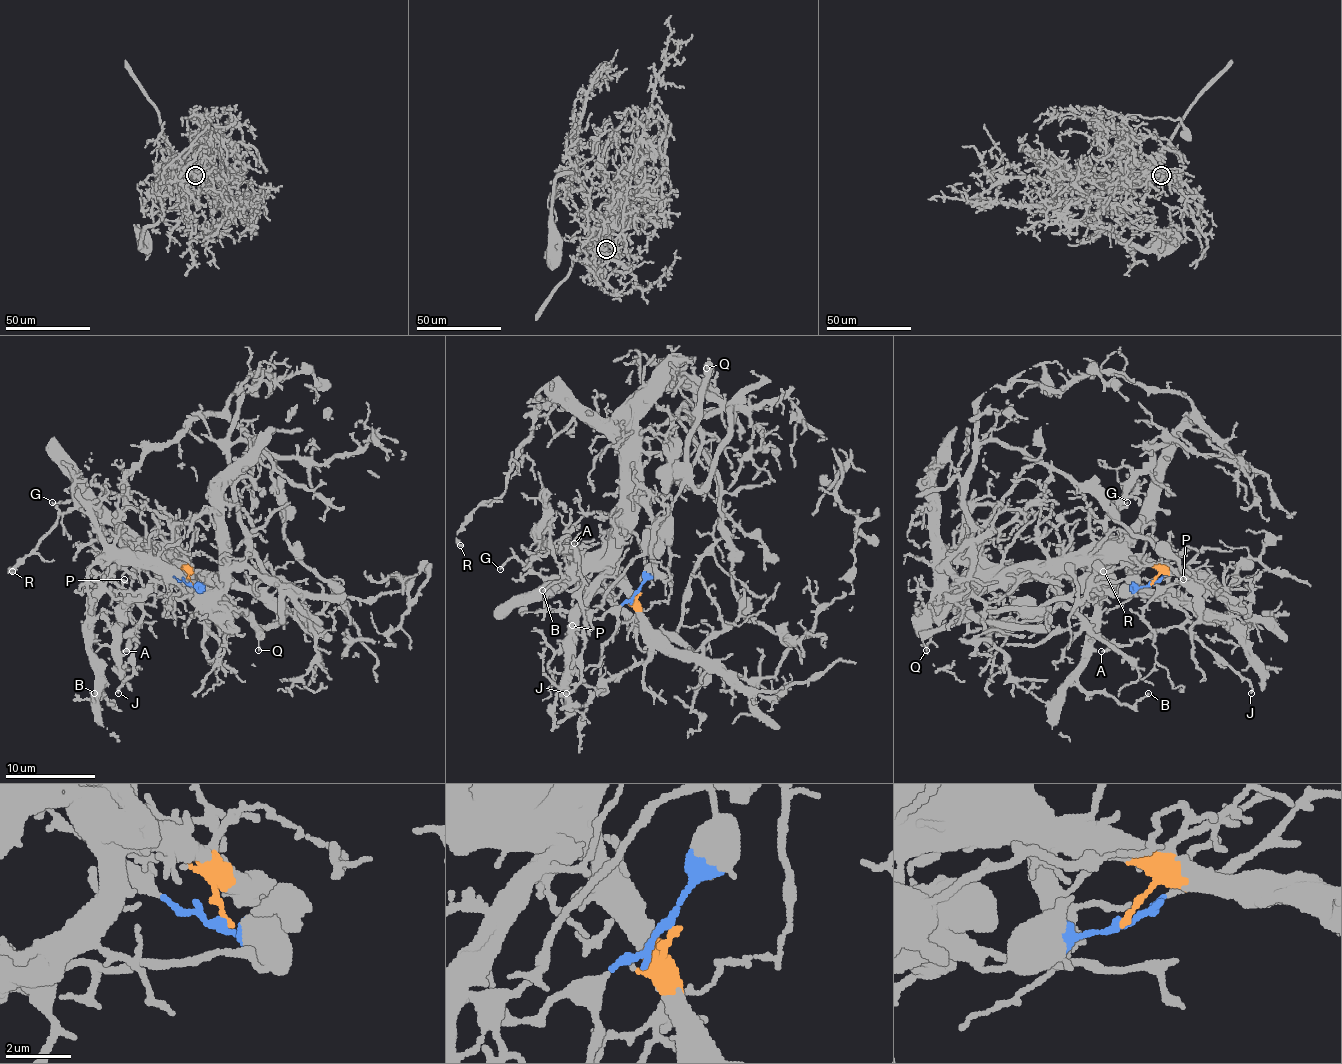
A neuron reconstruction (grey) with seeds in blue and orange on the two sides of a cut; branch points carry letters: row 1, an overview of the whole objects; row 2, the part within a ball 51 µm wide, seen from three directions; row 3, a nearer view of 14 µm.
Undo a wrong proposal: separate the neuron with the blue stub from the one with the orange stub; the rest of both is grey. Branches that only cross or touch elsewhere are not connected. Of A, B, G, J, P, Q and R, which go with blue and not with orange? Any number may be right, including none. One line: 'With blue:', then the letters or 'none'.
With blue: A, J, Q

